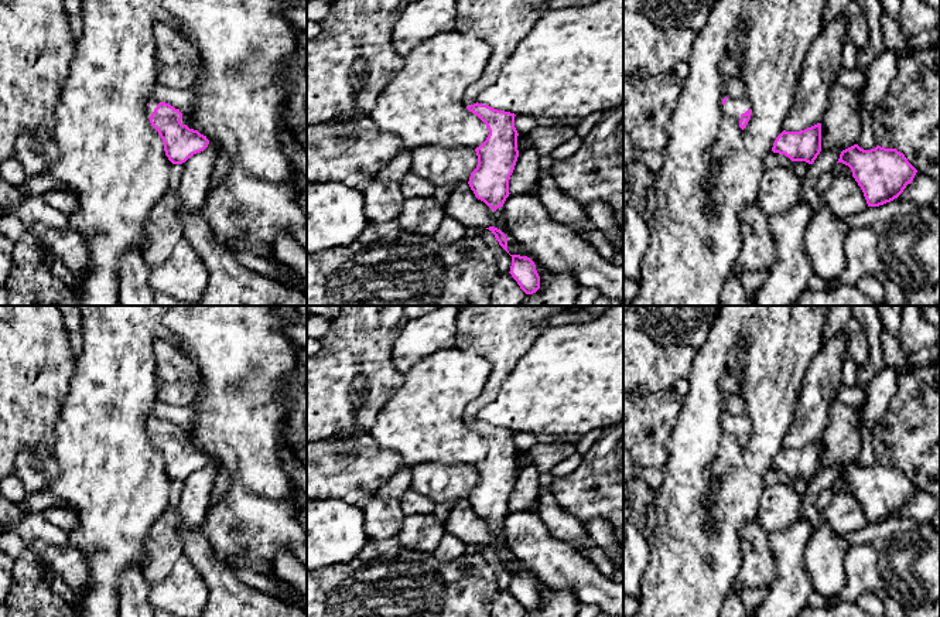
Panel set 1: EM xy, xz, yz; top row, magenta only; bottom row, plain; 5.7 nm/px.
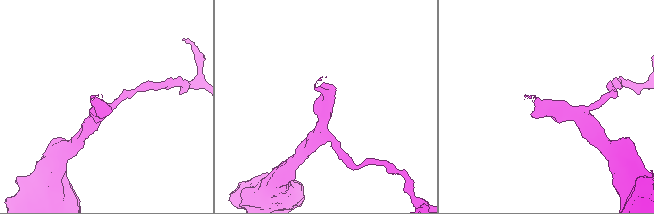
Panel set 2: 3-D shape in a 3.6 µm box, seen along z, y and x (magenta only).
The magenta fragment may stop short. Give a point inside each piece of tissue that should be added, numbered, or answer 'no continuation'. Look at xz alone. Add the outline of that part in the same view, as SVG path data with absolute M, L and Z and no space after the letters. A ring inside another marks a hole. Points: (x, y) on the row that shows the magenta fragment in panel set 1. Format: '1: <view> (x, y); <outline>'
1: xz (501, 23); M457 0L455 30L486 41L492 54L482 75L465 91L465 106L493 85L500 68L534 23L546 13L550 0Z

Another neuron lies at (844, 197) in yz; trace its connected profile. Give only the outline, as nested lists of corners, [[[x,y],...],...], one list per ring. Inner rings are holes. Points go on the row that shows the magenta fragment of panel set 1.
[[[848,174],[833,177],[830,188],[823,194],[823,201],[838,218],[857,215],[868,207],[861,187]]]

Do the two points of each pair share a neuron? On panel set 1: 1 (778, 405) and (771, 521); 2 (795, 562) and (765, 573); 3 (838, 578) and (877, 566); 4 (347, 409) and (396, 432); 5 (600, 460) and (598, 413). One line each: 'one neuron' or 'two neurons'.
1: two neurons
2: two neurons
3: two neurons
4: two neurons
5: two neurons

